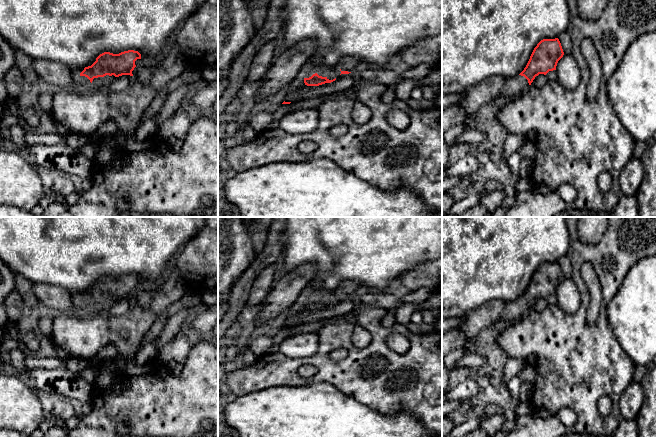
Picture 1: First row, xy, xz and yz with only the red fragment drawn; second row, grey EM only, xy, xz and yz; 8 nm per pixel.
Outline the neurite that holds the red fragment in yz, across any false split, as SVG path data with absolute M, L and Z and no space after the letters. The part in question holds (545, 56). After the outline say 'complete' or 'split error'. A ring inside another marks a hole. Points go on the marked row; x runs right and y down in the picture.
M558 38L543 39L534 48L524 70L514 78L506 79L499 97L518 96L531 85L539 74L546 75L556 70L558 61L564 52Z | split error

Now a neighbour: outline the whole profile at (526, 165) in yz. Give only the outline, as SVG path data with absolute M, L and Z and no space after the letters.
M523 158L521 160L519 176L523 182L528 180L532 167L533 167L533 159Z

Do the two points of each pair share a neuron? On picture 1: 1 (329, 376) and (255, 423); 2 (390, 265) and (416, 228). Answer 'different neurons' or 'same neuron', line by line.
1: different neurons
2: same neuron

